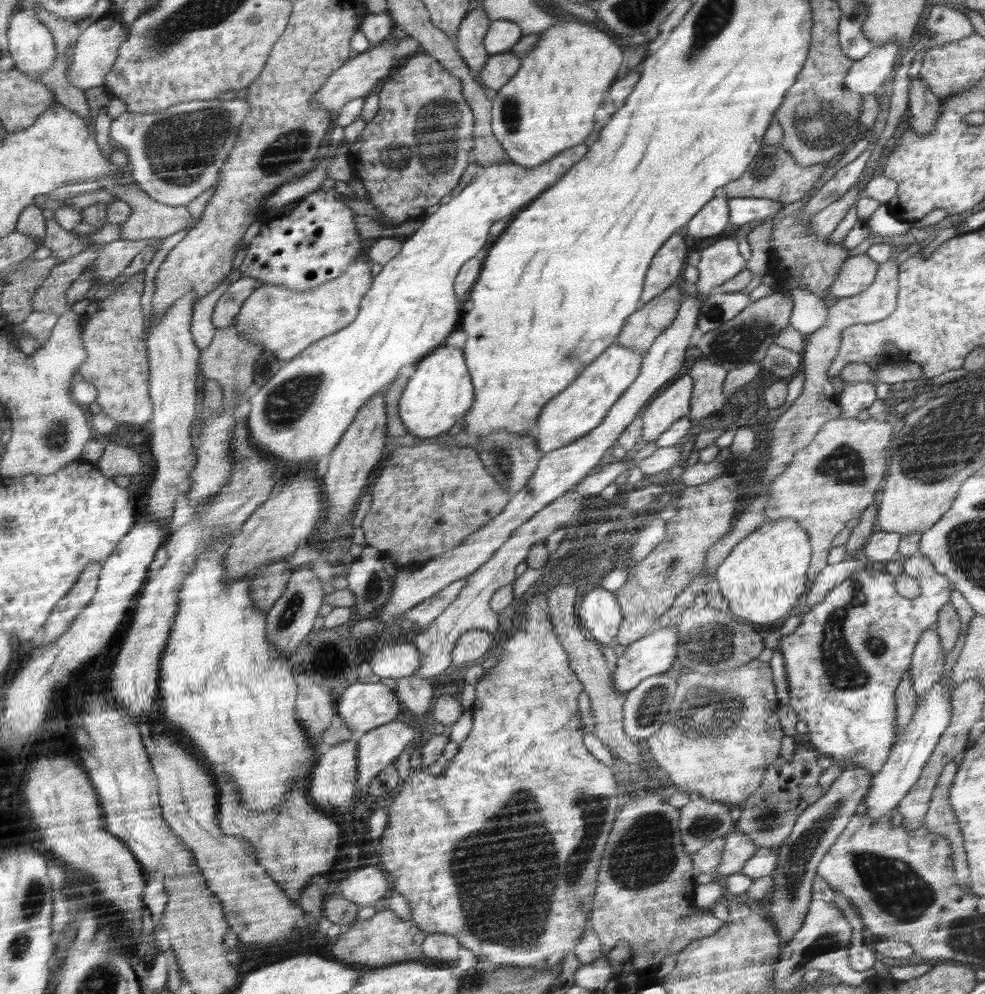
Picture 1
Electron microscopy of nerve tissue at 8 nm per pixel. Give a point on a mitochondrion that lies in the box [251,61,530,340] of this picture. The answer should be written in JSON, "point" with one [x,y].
{"point":[433,147]}

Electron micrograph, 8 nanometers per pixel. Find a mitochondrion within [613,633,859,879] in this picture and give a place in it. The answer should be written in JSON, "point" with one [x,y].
{"point":[719,723]}

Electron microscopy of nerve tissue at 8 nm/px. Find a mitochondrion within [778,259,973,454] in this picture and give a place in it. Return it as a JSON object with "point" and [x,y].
{"point":[795,430]}

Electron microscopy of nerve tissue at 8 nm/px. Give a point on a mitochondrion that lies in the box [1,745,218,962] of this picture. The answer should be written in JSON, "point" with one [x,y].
{"point":[34,893]}

